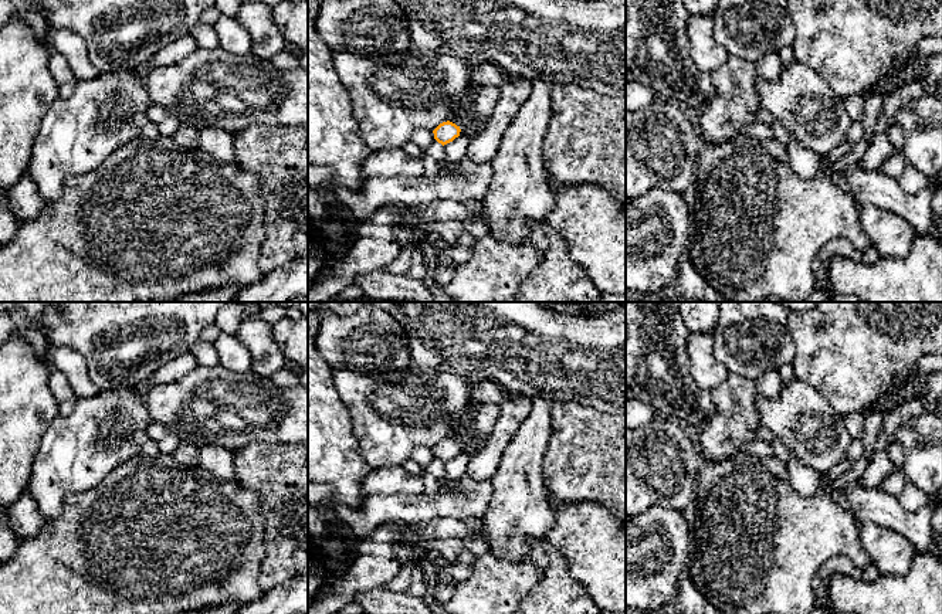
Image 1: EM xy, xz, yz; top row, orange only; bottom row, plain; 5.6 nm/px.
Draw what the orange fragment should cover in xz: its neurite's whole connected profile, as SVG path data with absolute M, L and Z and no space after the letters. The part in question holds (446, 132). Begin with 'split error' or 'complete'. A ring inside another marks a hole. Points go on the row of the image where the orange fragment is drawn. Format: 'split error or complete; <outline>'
split error; M470 105L461 116L440 123L434 130L434 139L443 146L462 135L467 125L474 119L474 106Z

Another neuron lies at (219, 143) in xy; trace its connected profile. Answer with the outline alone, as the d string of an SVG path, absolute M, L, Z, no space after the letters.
M220 128L199 129L197 149L209 153L221 163L236 162L234 138L230 132Z

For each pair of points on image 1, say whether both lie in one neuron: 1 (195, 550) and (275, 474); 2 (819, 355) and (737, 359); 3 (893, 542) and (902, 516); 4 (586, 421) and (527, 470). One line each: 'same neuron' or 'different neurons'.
1: different neurons
2: different neurons
3: different neurons
4: different neurons

